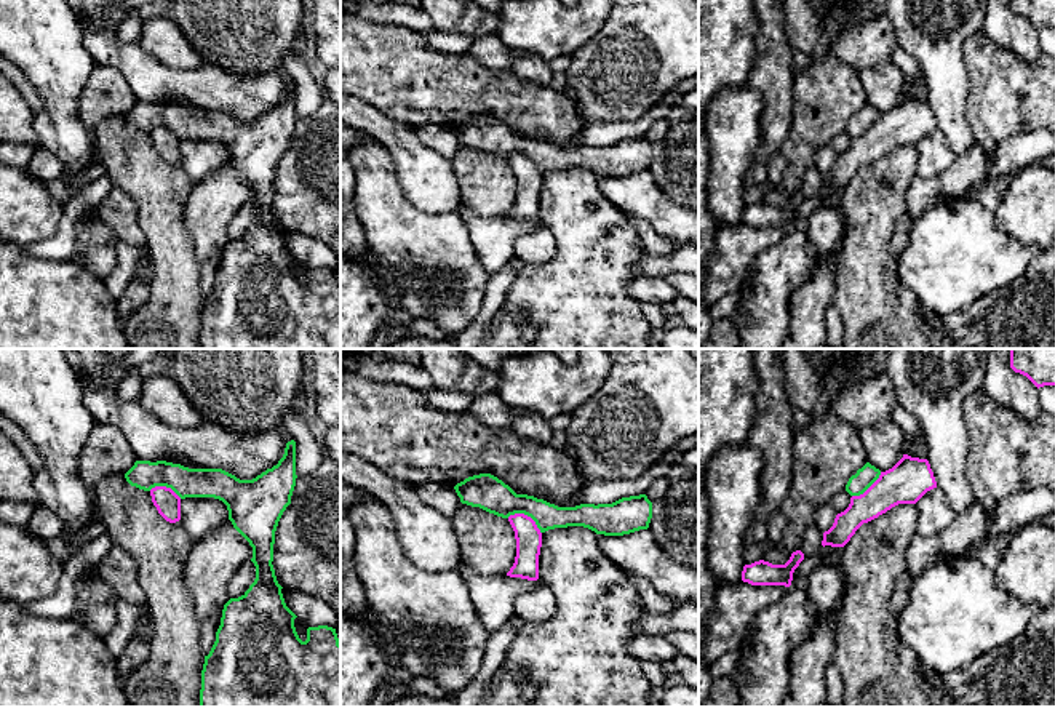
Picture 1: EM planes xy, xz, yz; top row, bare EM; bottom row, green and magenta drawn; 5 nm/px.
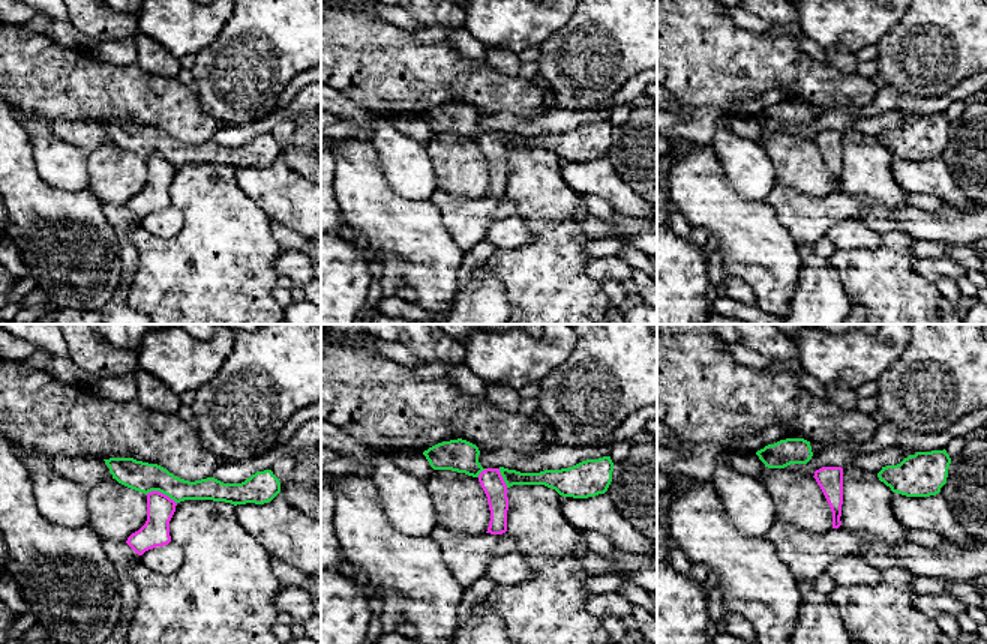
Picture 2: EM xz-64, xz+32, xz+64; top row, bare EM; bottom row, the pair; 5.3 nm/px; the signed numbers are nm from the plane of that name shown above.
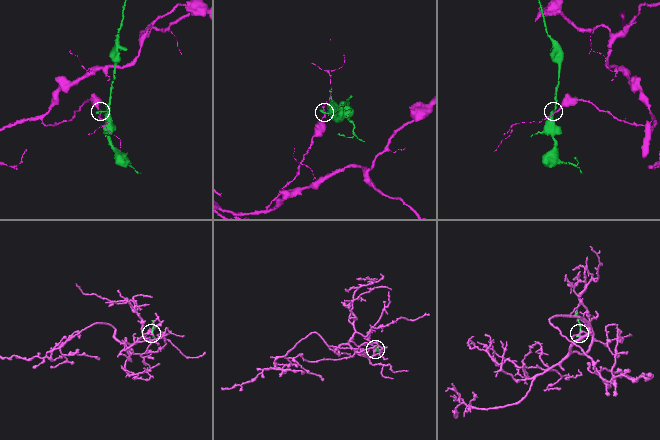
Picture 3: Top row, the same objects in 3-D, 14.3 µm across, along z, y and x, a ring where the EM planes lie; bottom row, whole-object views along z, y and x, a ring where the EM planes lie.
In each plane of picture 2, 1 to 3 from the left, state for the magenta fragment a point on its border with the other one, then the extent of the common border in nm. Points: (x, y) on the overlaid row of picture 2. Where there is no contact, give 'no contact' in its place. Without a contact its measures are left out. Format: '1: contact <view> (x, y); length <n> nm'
1: contact xz-64 (162, 493); length 170 nm
2: contact xz+32 (503, 478); length 120 nm
3: no contact

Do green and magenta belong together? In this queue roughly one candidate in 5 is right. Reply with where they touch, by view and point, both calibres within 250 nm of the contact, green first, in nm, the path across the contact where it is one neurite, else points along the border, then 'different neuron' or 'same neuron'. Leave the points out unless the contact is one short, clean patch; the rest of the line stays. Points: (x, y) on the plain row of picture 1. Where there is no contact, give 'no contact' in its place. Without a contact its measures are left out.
xz (526, 155) | 180/130 nm | along xz (507, 159), (526, 155), (541, 175) | different neuron

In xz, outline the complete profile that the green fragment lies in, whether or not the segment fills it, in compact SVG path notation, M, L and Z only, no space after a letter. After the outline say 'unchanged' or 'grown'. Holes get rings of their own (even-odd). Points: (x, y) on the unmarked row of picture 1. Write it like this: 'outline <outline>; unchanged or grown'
outline M491 115L468 118L454 131L462 146L480 149L497 158L508 160L515 155L524 155L535 163L540 174L583 168L596 176L623 178L647 171L652 160L652 144L646 136L622 139L612 146L558 149L534 138L516 136Z; unchanged

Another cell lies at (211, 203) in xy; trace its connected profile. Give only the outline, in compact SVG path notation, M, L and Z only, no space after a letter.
M227 162L195 184L184 206L184 227L190 234L200 262L221 261L229 243L227 226L233 214L253 200L253 189Z

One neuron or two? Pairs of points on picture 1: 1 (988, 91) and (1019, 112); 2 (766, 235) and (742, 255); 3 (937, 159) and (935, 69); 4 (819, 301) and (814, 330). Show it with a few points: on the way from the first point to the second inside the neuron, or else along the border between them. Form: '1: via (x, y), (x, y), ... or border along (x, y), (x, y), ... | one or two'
1: via (996, 91), (1011, 104) | one
2: via (760, 239), (748, 248) | one
3: border along (937, 127), (956, 157) | two
4: via (814, 307), (814, 323) | one

